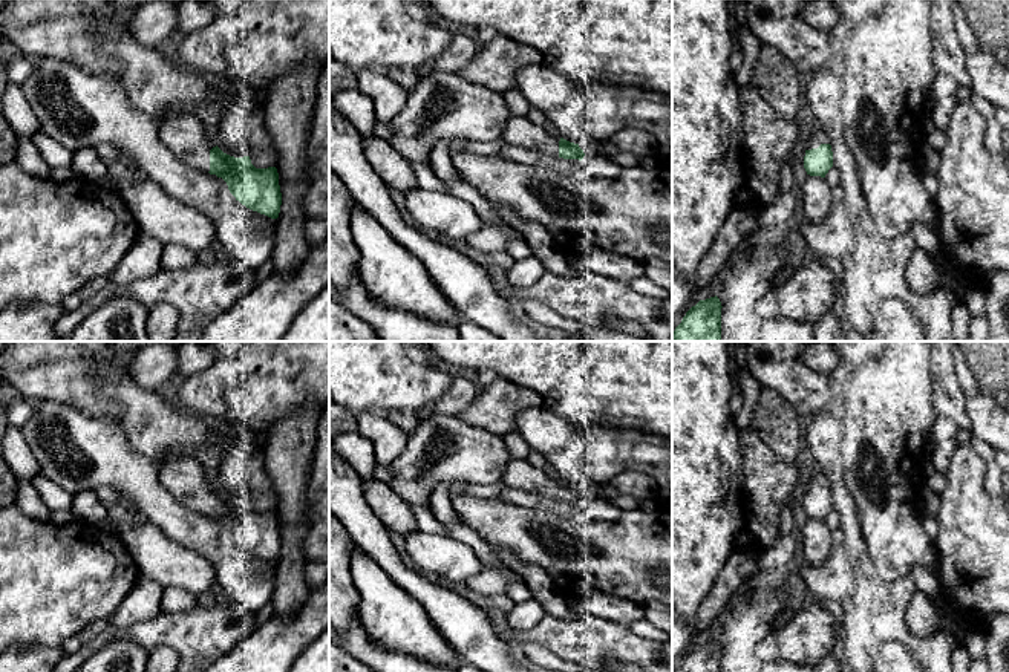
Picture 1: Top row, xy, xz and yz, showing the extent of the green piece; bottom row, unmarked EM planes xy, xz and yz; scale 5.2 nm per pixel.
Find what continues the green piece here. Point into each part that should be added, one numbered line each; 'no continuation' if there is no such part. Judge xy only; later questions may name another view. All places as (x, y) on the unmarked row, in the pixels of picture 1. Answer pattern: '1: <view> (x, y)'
1: xy (182, 476)

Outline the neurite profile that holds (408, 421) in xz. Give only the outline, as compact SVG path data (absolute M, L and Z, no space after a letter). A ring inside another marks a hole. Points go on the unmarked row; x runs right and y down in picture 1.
M387 410L377 413L390 421L392 424L398 426L406 433L407 438L413 435L421 419L416 412L409 410Z

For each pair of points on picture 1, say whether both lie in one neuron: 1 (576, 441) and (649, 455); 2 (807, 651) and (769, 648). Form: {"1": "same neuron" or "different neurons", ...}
{"1": "same neuron", "2": "same neuron"}

